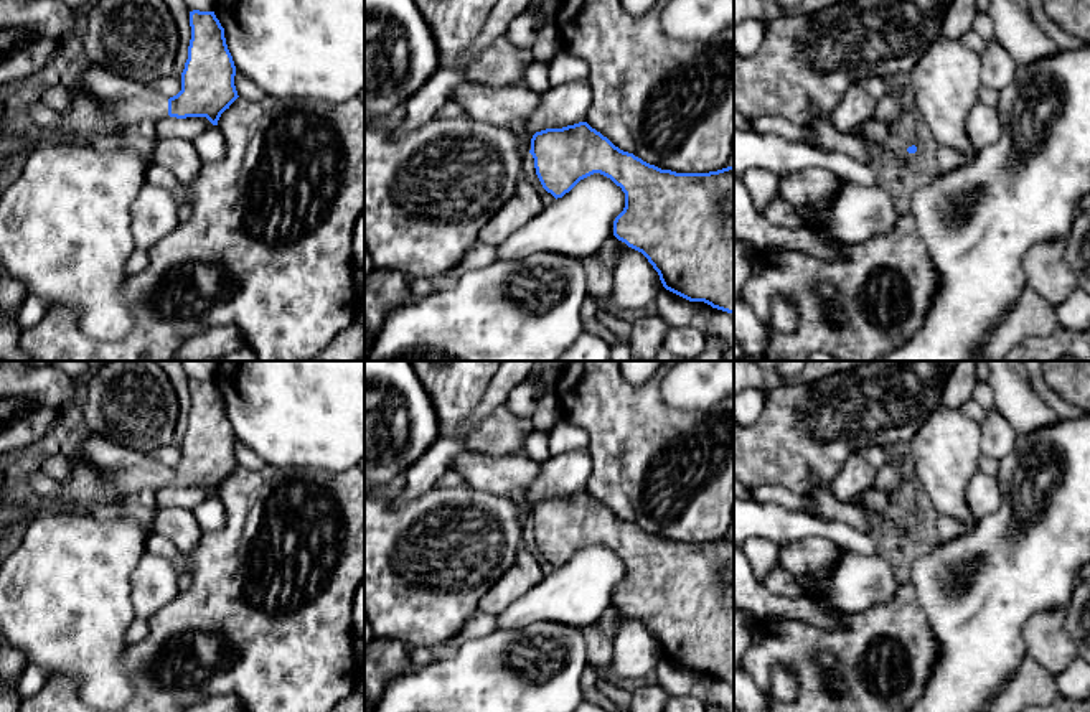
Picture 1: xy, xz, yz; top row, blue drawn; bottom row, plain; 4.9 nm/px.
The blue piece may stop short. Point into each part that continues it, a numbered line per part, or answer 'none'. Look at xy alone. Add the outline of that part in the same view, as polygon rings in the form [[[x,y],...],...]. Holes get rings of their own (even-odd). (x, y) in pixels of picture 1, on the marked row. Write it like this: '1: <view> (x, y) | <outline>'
1: xy (132, 104) | [[[97,66],[82,74],[79,87],[102,107],[112,110],[127,129],[139,127],[143,120],[157,122],[168,115],[168,97]]]

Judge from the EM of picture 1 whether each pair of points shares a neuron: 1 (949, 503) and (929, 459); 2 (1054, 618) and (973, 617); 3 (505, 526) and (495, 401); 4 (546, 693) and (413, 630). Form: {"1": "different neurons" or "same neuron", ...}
{"1": "same neuron", "2": "different neurons", "3": "different neurons", "4": "different neurons"}

